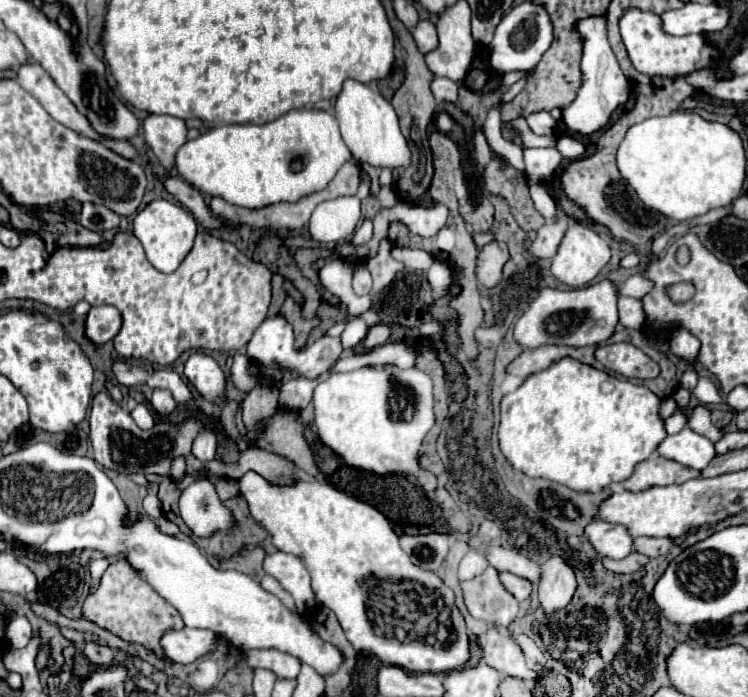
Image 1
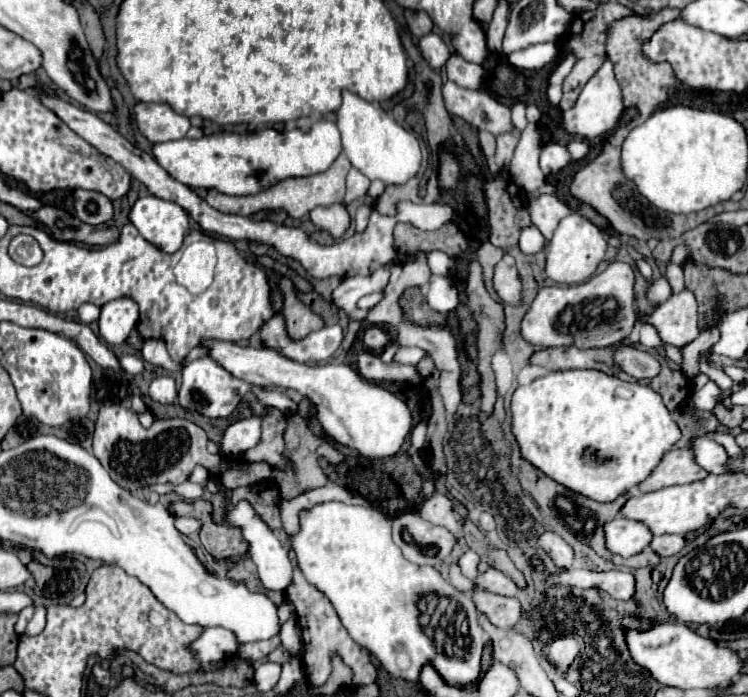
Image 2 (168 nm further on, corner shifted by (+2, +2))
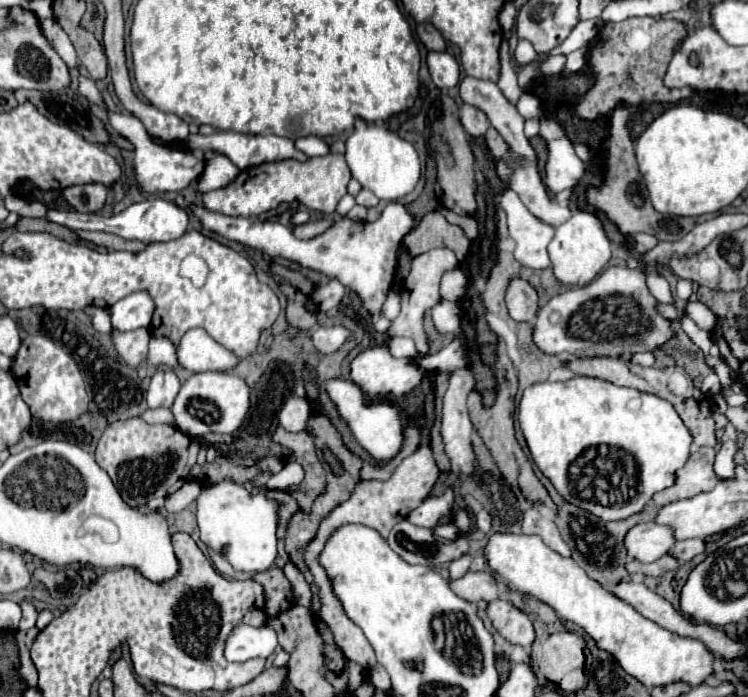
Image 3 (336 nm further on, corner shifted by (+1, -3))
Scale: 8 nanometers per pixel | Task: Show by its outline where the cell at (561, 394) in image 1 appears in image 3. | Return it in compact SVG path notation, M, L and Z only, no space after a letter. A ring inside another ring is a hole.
M576 376L566 382L540 382L526 388L520 400L518 422L530 448L532 460L536 462L540 472L554 484L558 494L564 496L574 506L580 506L604 520L628 518L640 512L654 492L672 486L676 470L684 466L684 462L688 460L692 444L688 428L682 424L682 420L678 418L676 410L668 400L662 400L656 394L638 392L588 376ZM590 448L596 452L596 460L582 458L584 462L582 472L570 472L570 464L576 462L580 454L590 452ZM622 454L628 454L632 458L634 466L630 466L630 474L626 474L626 462L618 462L622 460Z

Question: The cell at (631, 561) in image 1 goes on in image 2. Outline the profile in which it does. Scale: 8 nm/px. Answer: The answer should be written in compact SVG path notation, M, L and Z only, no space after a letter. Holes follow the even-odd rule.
M645 549L645 551L641 551L639 555L633 555L633 557L629 557L629 559L625 559L625 557L619 557L619 555L615 555L613 557L613 563L617 565L617 567L629 567L629 569L639 569L639 567L649 567L649 565L659 565L659 561L661 561L661 557L653 551L653 549Z

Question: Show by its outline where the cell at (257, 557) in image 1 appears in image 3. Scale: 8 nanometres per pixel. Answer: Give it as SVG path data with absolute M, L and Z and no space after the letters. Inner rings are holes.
M270 568L266 572L256 572L252 576L252 580L256 580L262 588L264 588L264 598L266 598L266 614L268 616L276 616L280 612L286 612L288 608L294 606L294 596L292 596L292 588L290 588L290 596L288 596L288 580L284 578L284 572L280 568Z

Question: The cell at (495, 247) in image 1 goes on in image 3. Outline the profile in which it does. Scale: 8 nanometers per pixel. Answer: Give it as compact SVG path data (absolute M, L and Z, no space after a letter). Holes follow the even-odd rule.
M512 278L506 290L506 306L514 320L532 320L538 310L538 296L536 290L522 278Z

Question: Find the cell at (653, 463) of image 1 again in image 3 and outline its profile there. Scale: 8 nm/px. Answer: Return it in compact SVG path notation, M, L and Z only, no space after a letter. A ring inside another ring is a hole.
M698 448L690 452L688 462L676 472L676 482L674 486L656 492L654 494L654 504L664 506L682 498L692 498L700 492L708 492L716 486L718 478L712 470L712 458L714 458L714 448Z

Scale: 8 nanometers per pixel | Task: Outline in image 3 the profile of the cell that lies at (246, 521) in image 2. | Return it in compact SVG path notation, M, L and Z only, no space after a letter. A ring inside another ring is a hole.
M220 482L216 486L202 488L198 502L198 528L200 540L218 550L228 562L242 572L264 572L272 568L276 560L276 522L278 504L268 500L264 494L252 496L244 486L234 482Z

